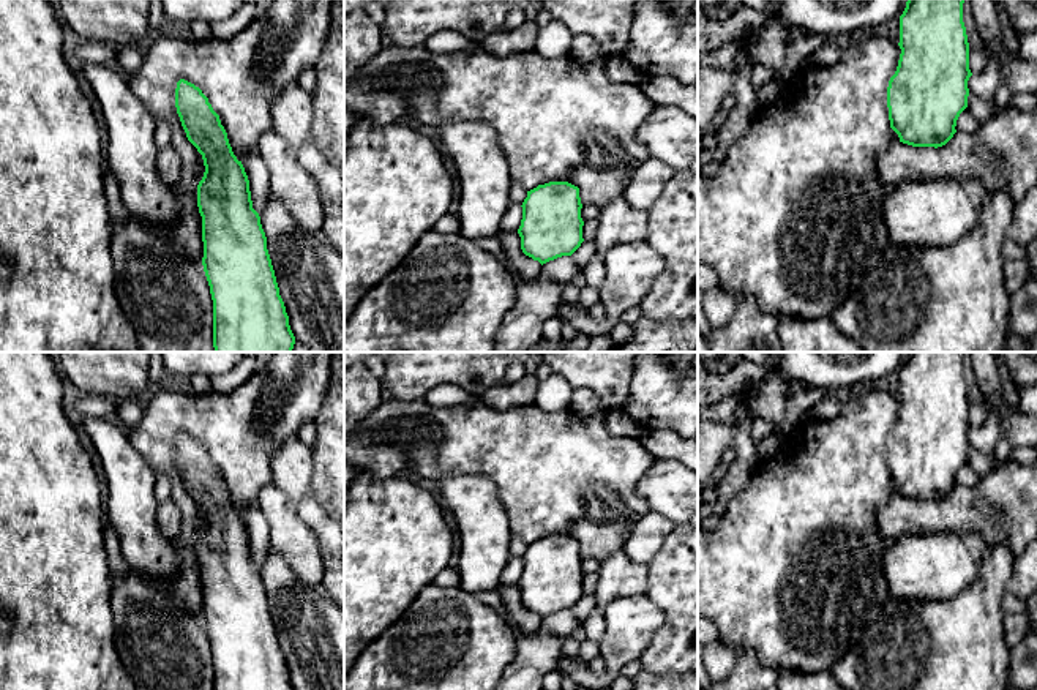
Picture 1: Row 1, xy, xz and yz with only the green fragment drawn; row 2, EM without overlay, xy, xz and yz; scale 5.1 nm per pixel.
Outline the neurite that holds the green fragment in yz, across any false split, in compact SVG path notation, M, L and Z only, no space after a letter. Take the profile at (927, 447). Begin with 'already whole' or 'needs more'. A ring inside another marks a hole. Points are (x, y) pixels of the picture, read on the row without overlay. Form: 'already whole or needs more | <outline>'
already whole | M908 352L900 369L900 414L895 428L887 441L887 461L890 482L898 488L900 496L912 501L942 501L957 486L957 474L968 461L969 396L963 376L964 352Z

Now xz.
already whole | M549 535L527 545L518 583L521 603L541 619L571 609L584 595L579 542Z

